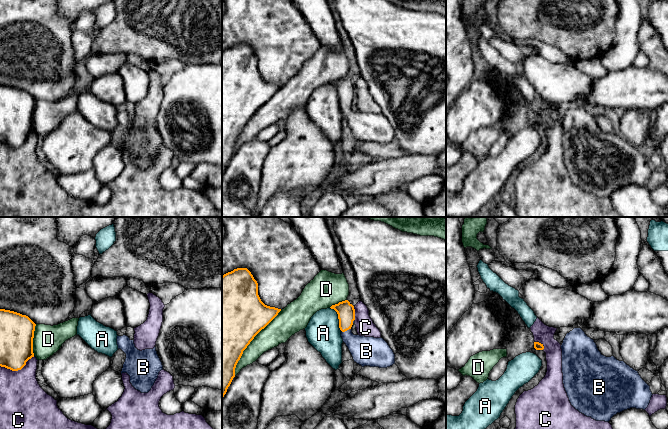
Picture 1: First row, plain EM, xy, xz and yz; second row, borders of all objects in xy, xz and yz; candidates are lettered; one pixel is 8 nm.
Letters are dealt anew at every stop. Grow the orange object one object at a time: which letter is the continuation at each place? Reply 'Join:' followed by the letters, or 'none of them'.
Join: B

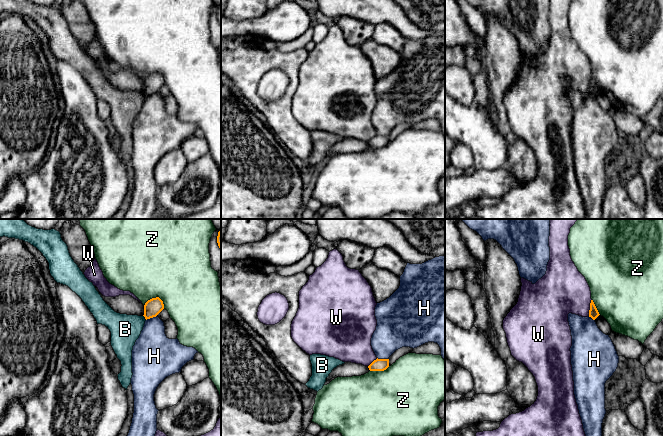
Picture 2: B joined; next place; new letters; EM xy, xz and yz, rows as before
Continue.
Join: none of them

